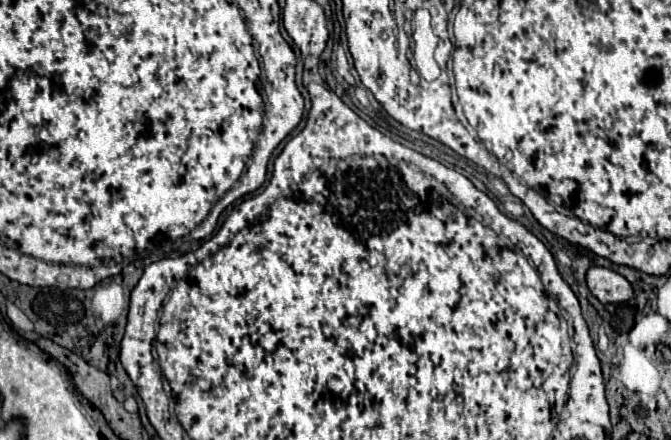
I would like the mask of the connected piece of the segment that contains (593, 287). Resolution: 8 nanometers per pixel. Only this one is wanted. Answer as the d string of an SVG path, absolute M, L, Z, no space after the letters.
M591 266L587 270L587 286L591 294L603 304L624 303L633 296L631 284L621 274L603 266Z

